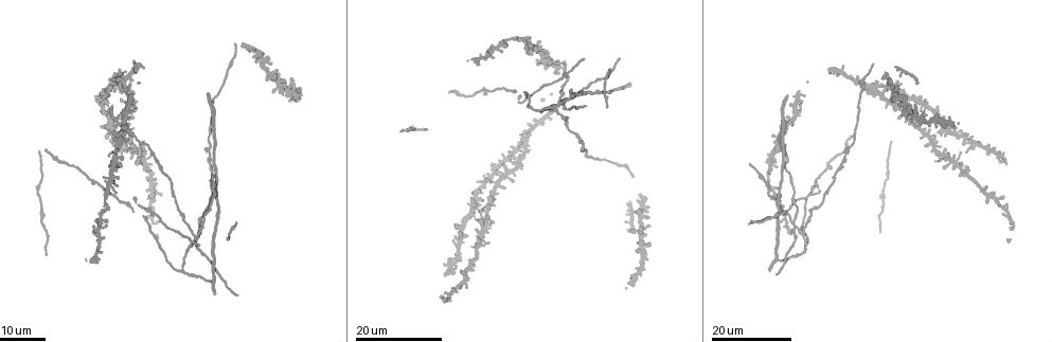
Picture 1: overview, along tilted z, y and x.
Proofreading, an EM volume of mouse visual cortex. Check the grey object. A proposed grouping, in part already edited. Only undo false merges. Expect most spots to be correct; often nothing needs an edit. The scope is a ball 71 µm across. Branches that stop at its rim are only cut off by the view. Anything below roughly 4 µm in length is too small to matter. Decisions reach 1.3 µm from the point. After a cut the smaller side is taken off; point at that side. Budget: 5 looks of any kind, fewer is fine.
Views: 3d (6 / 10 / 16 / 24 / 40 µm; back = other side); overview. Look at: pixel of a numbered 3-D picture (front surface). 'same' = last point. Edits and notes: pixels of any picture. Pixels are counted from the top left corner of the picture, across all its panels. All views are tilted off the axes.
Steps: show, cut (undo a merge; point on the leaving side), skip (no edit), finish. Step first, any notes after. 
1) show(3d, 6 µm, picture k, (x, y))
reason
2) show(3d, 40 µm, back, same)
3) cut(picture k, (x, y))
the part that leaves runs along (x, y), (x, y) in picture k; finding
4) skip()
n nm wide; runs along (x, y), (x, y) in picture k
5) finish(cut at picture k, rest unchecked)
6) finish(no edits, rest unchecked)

show(3d, 24 µm, picture 1, (194, 238))
a fork

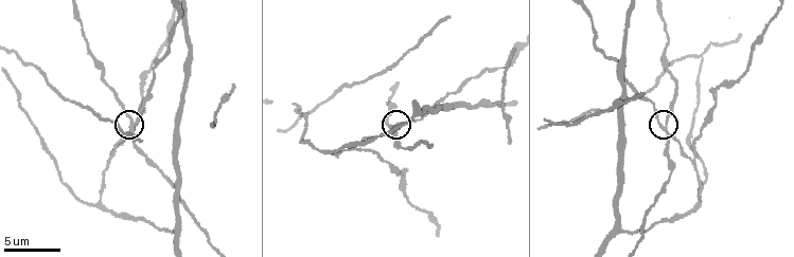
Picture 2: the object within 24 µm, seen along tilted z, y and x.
show(3d, 6 µm, picture 2, (134, 126))

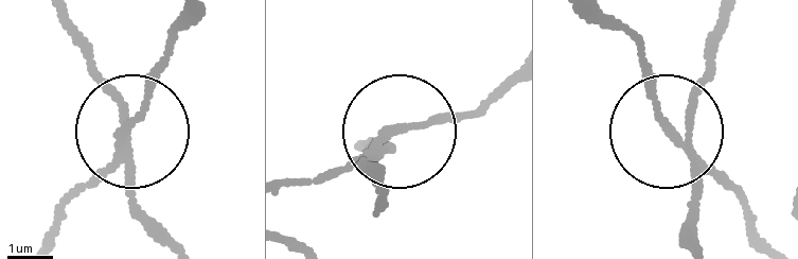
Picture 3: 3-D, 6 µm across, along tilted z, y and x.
skip()
runs along (65, 24), (125, 123), (172, 48) in picture 3; all the same neuron

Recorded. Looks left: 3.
show(3d, 16 µm, picture 2, (328, 149))

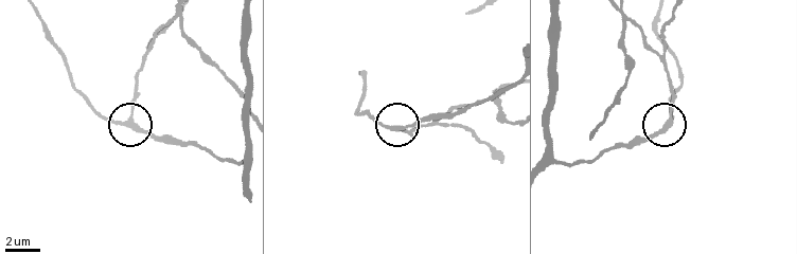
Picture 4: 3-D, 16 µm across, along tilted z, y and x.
show(3d, 6 µm, picture 4, (668, 125))
zoom in

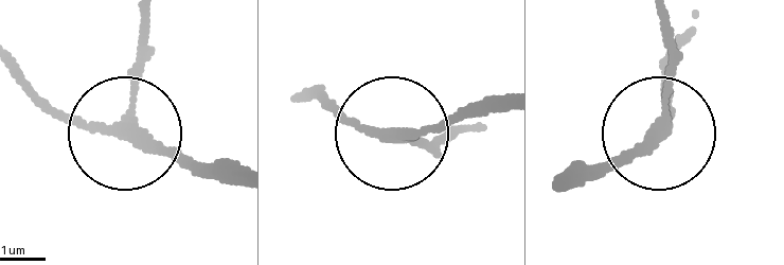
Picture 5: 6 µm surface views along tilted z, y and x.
skip()
210 nm wide; runs along (463, 131), (423, 145), (395, 137), (481, 118) in picture 5; continuous, no second neuron

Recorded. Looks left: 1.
show(3d, 10 µm, picture 2, (692, 163))
branch point

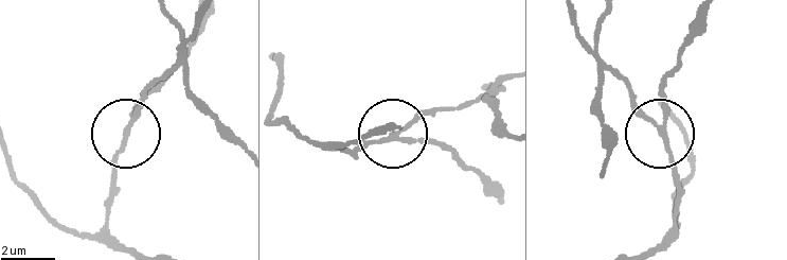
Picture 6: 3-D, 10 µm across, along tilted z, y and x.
cut(picture 6, (421, 140))
3 arms; two neurons meet here

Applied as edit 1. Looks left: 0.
finish(cut at picture 6, rest unchecked)

